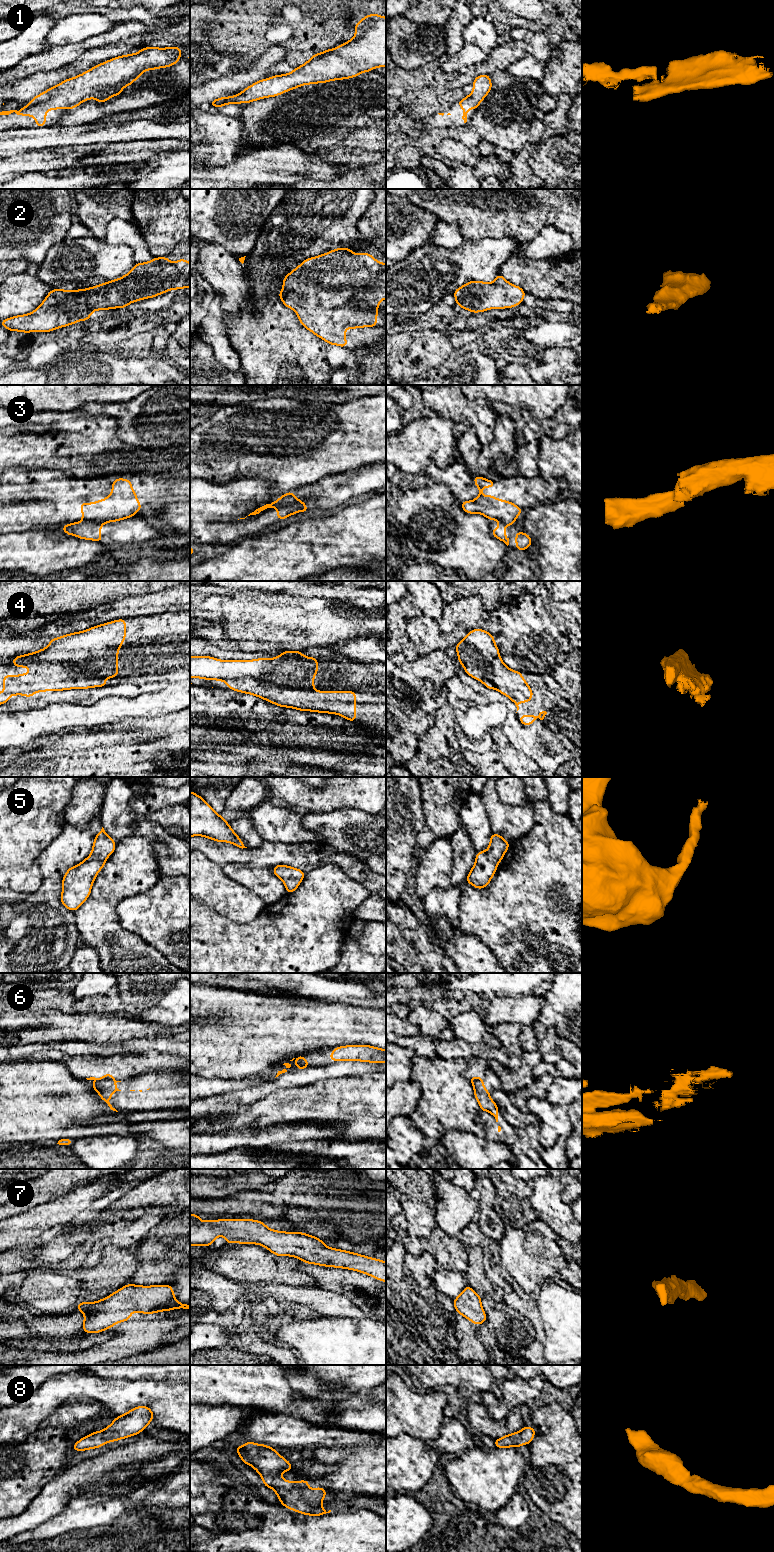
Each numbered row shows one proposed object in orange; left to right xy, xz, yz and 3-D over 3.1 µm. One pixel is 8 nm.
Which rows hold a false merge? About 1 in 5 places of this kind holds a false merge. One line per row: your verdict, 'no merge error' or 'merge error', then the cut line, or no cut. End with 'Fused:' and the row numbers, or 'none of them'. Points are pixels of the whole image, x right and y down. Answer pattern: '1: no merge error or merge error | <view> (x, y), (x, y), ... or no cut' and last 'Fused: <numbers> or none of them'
1: no merge error | no cut
2: no merge error | no cut
3: merge error | xy (84, 519), (103, 523)
4: merge error | xy (13, 663), (61, 662), (78, 666), (87, 675), (101, 678)
5: no merge error | no cut
6: merge error | xy (112, 1079), (99, 1080)
7: no merge error | no cut
8: no merge error | no cut
Fused: 3, 4, 6

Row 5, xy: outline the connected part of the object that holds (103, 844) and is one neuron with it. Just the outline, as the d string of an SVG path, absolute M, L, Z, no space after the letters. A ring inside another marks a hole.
M102 827L94 839L91 854L78 865L69 868L63 877L60 900L67 909L74 912L86 901L97 874L115 848L114 840Z

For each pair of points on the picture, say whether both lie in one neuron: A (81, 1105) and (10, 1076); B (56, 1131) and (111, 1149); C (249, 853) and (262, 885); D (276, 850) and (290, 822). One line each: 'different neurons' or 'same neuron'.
A: same neuron
B: different neurons
C: different neurons
D: different neurons

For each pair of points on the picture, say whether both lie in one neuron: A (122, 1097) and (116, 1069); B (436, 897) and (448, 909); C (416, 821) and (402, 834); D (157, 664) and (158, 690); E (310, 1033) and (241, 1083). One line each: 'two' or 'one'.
A: two
B: one
C: one
D: two
E: two

